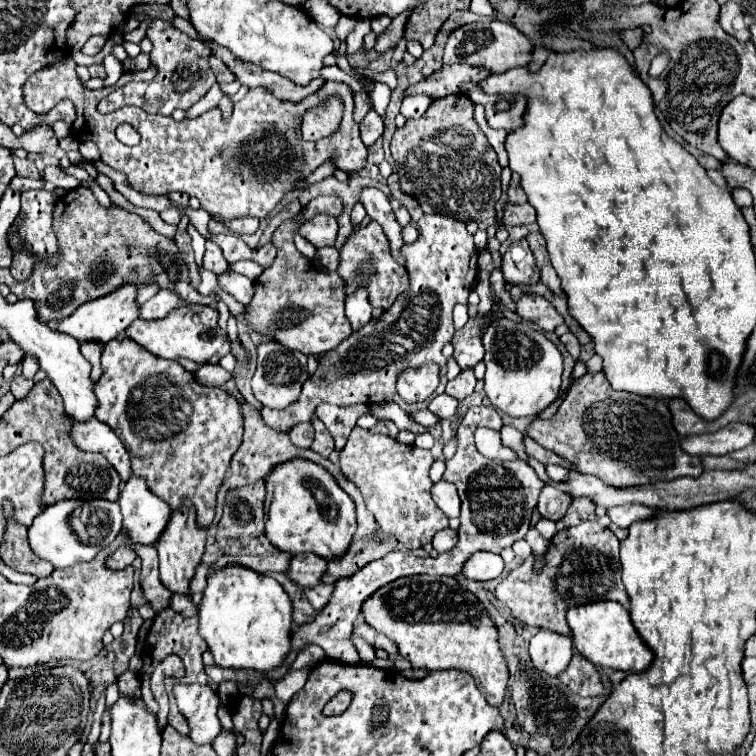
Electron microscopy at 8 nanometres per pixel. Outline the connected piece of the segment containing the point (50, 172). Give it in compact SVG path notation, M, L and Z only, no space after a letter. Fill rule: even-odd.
M47 166L45 172L43 172L43 178L53 182L53 184L57 184L57 186L61 186L61 188L65 188L65 190L73 190L73 188L79 186L79 180L75 180L69 174L65 174L59 166Z

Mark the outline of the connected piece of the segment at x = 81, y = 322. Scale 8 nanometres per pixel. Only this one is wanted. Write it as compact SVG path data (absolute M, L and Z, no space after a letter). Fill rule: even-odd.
M123 284L121 288L97 298L97 300L89 300L85 304L81 304L81 308L77 308L71 316L67 316L63 322L59 322L57 330L65 332L69 336L73 336L77 342L87 342L87 340L97 340L97 342L109 342L113 340L117 334L125 332L125 328L139 318L141 308L135 302L137 300L137 290L139 286L135 284Z

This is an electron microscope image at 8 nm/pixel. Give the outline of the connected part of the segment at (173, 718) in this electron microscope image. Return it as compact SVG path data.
M171 698L171 712L169 712L169 724L181 732L183 736L189 736L189 724L185 724L185 716L181 716L177 704L175 704L175 698Z

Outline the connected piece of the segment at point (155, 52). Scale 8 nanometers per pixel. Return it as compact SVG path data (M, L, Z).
M153 20L149 30L147 30L147 38L153 42L151 62L153 64L171 64L171 66L169 68L159 66L157 76L161 76L161 78L155 78L151 82L129 82L123 88L113 90L109 96L105 96L97 104L101 114L109 114L109 112L115 112L117 108L121 108L125 104L133 104L133 106L139 106L141 110L145 110L149 114L169 116L177 108L189 110L215 84L215 74L211 72L211 68L207 64L211 50L203 42L189 38L187 34L183 34L181 30L177 30L175 26L171 26L165 20Z

